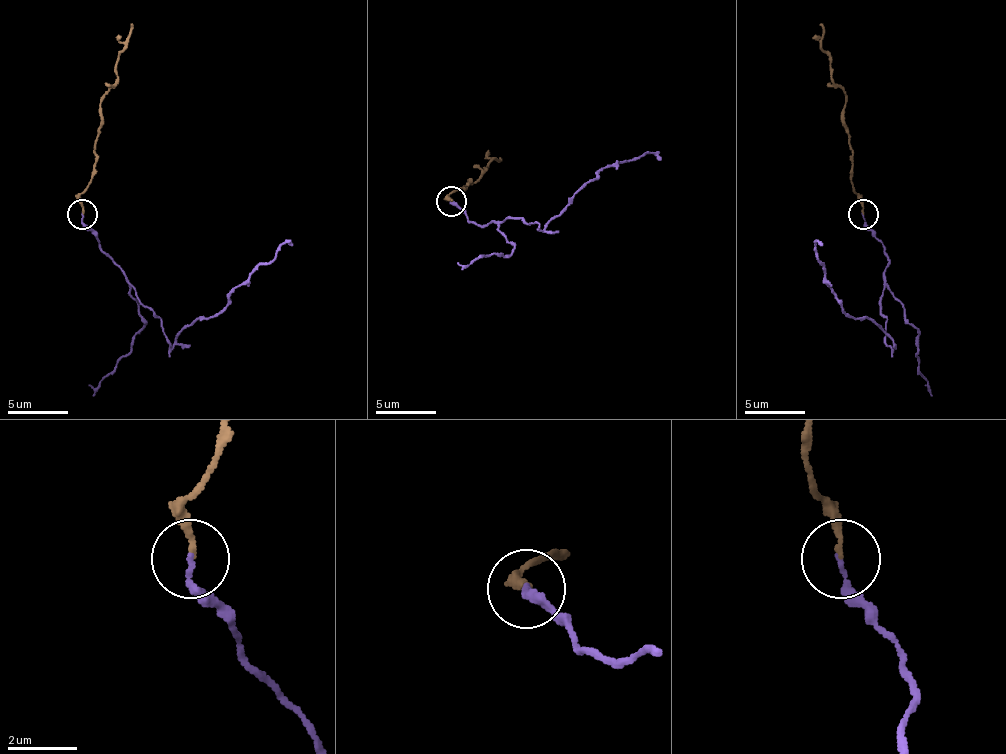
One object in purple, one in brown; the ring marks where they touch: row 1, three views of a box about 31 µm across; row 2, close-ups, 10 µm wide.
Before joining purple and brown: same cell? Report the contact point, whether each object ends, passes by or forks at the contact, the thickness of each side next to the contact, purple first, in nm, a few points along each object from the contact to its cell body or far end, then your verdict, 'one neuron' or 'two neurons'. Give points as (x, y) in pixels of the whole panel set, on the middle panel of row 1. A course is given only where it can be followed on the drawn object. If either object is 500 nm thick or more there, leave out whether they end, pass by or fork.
at (451, 201); purple ends there; brown ends there; 170 nm thick on the purple side, 180 nm on the other; purple runs (450, 201), (477, 225), (522, 219), (534, 222), (543, 231), (597, 174), (642, 153), (660, 159); brown runs (450, 201), (456, 189), (462, 189), (468, 180), (471, 183), (501, 156); two neurons

